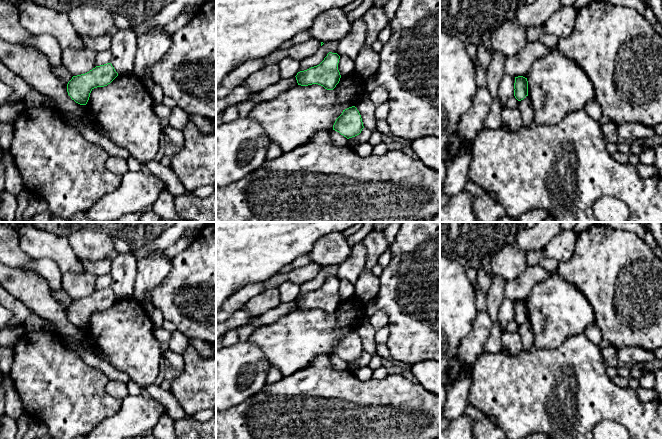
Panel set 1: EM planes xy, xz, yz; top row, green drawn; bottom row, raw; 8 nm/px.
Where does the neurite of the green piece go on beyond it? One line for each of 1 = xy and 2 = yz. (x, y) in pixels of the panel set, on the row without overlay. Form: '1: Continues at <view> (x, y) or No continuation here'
1: No continuation here
2: No continuation here

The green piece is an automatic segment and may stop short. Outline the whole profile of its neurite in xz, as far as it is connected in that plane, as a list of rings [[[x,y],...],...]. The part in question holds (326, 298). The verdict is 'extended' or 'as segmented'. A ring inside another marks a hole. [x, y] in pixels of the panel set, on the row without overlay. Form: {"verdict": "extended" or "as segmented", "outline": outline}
{"verdict": "as segmented", "outline": [[[329,276],[319,289],[297,297],[295,301],[298,309],[318,308],[327,314],[333,314],[341,302],[338,294],[339,283],[337,277]]]}

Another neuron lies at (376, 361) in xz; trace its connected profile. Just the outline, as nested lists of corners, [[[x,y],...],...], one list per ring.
[[[374,354],[372,356],[369,364],[368,364],[369,368],[371,370],[373,370],[373,371],[376,370],[376,369],[378,369],[379,367],[382,366],[382,360],[383,360],[383,358],[381,356],[379,356],[377,354]]]

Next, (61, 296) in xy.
[[[63,289],[59,291],[52,290],[52,295],[59,304],[62,303],[65,307],[68,307],[73,301],[73,299]]]

